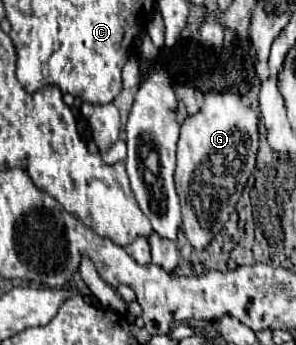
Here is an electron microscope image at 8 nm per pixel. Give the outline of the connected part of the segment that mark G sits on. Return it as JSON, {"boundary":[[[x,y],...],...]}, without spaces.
{"boundary":[[[210,92],[204,94],[204,104],[198,114],[188,116],[186,122],[180,128],[180,138],[178,138],[178,154],[176,154],[176,190],[180,196],[182,204],[182,220],[184,220],[184,234],[192,248],[204,250],[210,240],[214,238],[216,232],[224,226],[228,220],[230,212],[234,210],[234,204],[238,196],[242,194],[248,176],[252,174],[254,162],[256,162],[256,152],[258,152],[258,116],[256,112],[238,96],[238,94],[218,94]]]}

